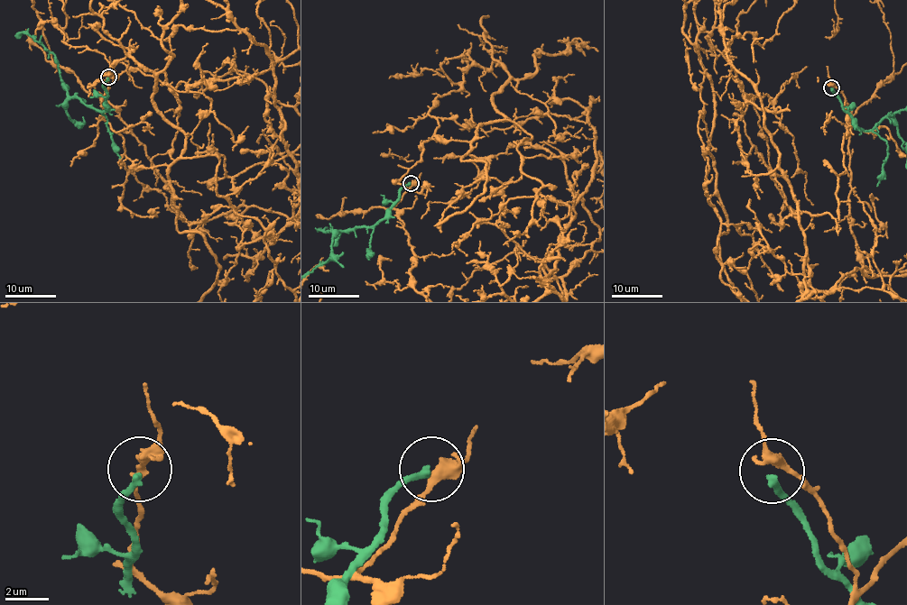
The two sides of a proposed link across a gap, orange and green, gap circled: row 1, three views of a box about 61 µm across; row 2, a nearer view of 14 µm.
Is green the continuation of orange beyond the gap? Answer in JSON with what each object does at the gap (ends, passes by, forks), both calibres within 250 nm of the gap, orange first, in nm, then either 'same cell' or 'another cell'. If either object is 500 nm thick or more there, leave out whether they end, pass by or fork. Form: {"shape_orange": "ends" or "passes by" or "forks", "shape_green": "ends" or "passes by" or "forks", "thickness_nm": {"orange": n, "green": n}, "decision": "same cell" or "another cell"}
{"shape_orange": "passes by", "shape_green": "ends", "thickness_nm": {"orange": 420, "green": 320}, "decision": "another cell"}

